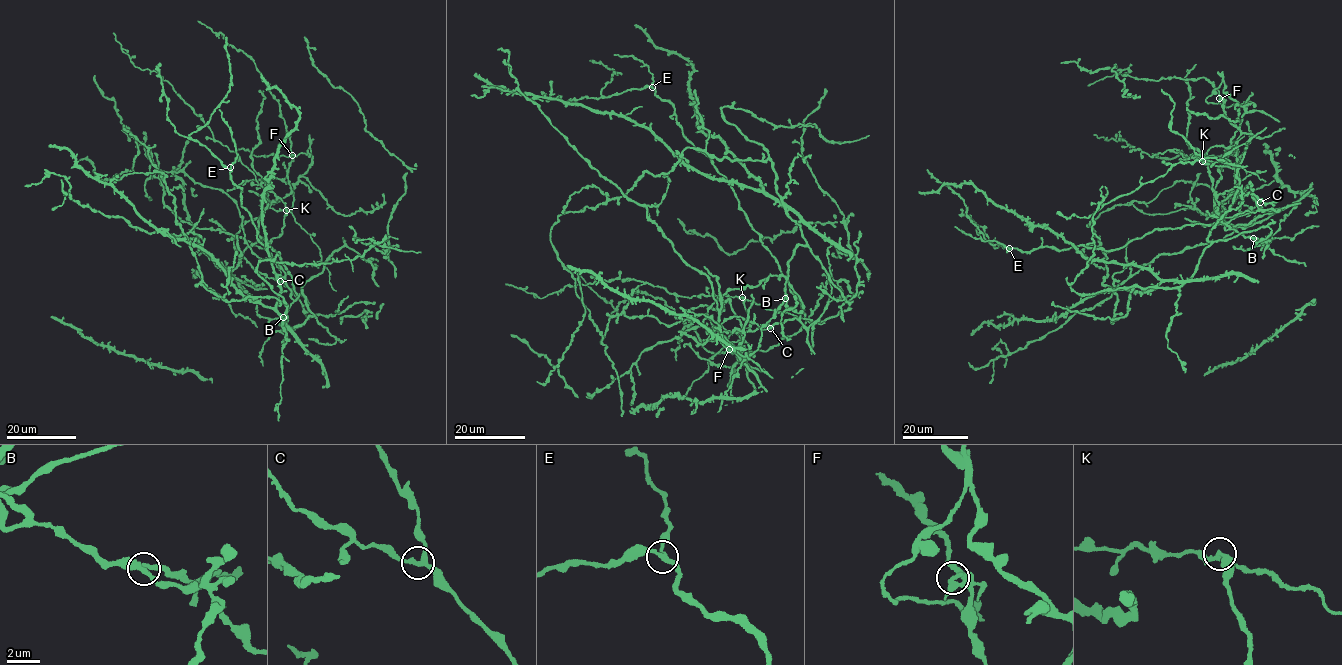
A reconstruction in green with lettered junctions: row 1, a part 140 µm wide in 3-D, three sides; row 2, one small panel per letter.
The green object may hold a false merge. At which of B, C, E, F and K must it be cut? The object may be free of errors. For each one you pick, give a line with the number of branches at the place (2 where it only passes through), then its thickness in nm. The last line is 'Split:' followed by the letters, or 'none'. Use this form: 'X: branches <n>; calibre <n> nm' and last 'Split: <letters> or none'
K: branches 3; calibre 220 nm
Split: K

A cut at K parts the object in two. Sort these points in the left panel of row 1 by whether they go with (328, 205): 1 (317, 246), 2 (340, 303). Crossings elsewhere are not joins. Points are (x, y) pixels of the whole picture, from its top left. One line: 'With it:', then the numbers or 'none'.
With it: 2

